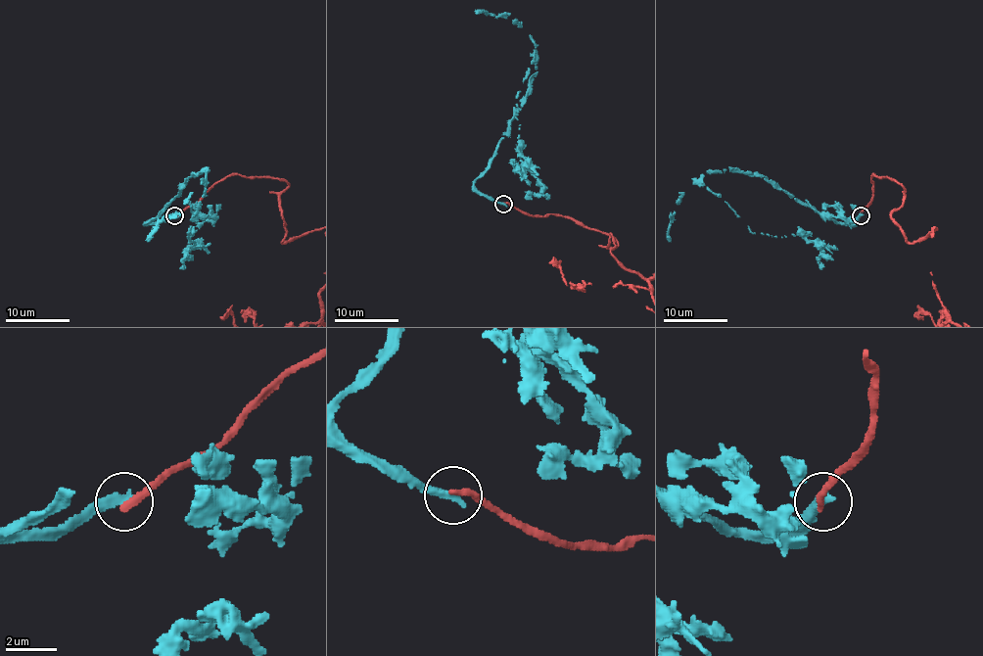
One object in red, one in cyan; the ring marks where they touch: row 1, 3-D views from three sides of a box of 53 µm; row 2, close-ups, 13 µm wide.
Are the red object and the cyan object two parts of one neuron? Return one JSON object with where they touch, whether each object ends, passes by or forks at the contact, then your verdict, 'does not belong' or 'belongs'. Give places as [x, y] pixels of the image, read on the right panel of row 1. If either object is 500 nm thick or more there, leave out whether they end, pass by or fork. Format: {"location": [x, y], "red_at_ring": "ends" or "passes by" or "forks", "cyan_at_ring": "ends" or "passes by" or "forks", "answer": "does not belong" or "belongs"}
{"location": [861, 215], "red_at_ring": "ends", "cyan_at_ring": "ends", "answer": "does not belong"}

